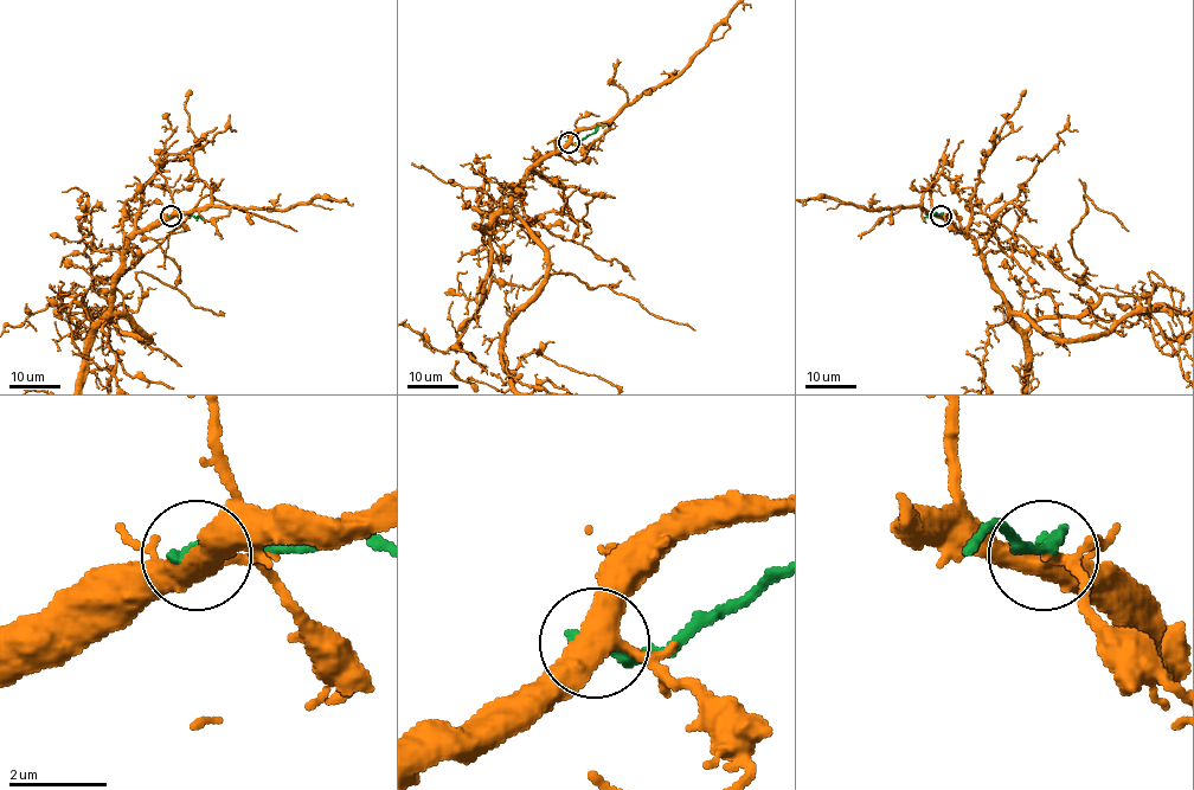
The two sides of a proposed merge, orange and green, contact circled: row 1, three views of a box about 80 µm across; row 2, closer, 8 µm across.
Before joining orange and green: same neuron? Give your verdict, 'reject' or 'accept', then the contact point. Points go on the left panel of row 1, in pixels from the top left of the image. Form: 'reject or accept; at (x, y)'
reject; at (171, 216)

